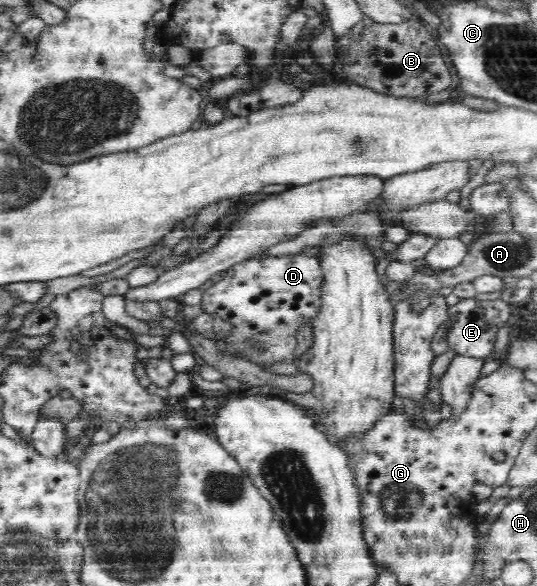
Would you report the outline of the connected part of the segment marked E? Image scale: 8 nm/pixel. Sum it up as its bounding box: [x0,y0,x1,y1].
[444,297,509,357]

